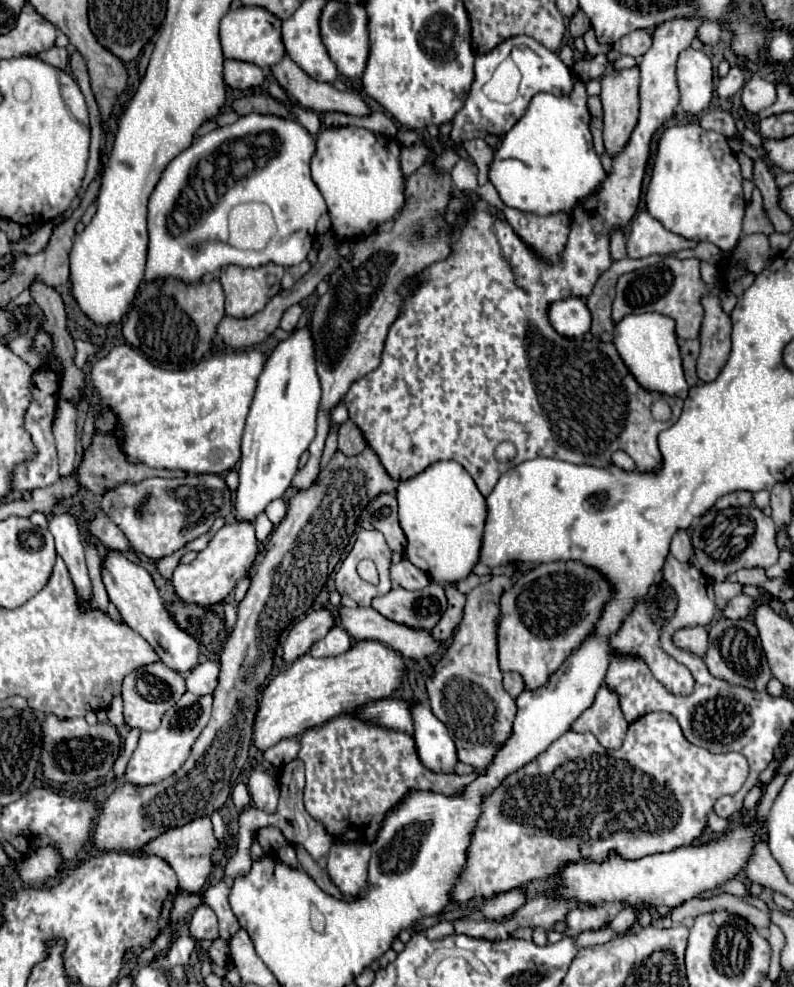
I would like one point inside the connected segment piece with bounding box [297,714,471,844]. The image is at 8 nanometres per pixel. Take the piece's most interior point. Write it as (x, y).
(355, 775)

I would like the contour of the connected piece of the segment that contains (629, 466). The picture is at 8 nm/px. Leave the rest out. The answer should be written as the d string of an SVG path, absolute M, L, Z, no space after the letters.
M618 450L613 454L613 464L615 466L619 466L621 470L627 470L627 472L635 472L635 462L627 456L627 454L622 451Z

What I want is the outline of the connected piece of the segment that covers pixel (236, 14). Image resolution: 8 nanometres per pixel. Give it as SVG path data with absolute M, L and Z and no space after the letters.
M243 6L237 10L229 10L221 20L221 46L225 58L251 62L261 68L275 66L285 56L285 46L281 40L281 20L261 6Z

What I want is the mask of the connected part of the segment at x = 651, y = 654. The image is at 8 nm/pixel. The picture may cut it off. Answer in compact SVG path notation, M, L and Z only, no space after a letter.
M657 582L657 592L653 592L651 598L645 598L643 602L637 602L633 606L633 610L627 614L627 618L621 622L621 628L609 638L609 644L613 648L615 654L621 654L621 656L633 656L633 658L641 658L649 668L651 672L655 674L655 678L671 692L671 694L677 694L677 696L689 696L693 692L693 686L695 686L695 680L691 676L691 672L679 664L675 658L671 658L663 648L661 648L661 626L667 618L673 616L675 608L677 608L677 598L675 598L675 592L669 584L663 584L663 582Z

